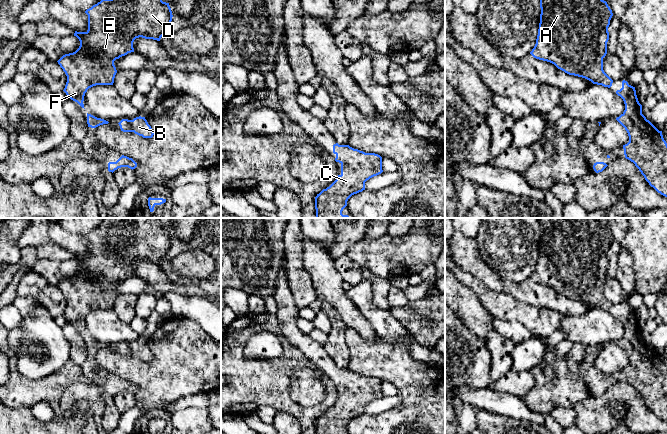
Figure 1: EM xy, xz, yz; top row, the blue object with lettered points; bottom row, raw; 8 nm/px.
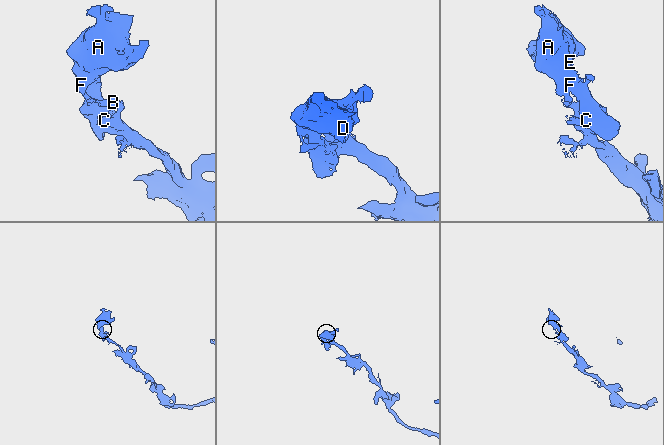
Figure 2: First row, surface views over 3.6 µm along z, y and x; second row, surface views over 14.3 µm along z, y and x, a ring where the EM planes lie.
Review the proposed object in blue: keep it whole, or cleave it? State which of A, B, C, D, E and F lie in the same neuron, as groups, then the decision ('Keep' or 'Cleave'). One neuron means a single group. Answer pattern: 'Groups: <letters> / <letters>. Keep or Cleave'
Groups: A B C D E F. Keep

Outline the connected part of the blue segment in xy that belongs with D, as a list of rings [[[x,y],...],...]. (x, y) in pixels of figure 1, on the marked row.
[[[101,0],[85,13],[88,15],[88,30],[74,33],[80,41],[79,48],[57,61],[67,76],[63,91],[82,108],[89,88],[113,85],[117,73],[114,61],[134,52],[135,39],[142,37],[160,41],[173,17],[169,3],[162,0]]]

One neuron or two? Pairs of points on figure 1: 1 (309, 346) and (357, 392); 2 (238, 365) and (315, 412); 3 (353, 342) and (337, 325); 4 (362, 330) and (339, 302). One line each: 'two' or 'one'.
1: one
2: one
3: two
4: one

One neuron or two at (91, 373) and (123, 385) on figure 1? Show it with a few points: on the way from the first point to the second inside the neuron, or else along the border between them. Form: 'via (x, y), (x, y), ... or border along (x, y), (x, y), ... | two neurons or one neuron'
via (99, 376), (108, 383), (115, 384) | one neuron

